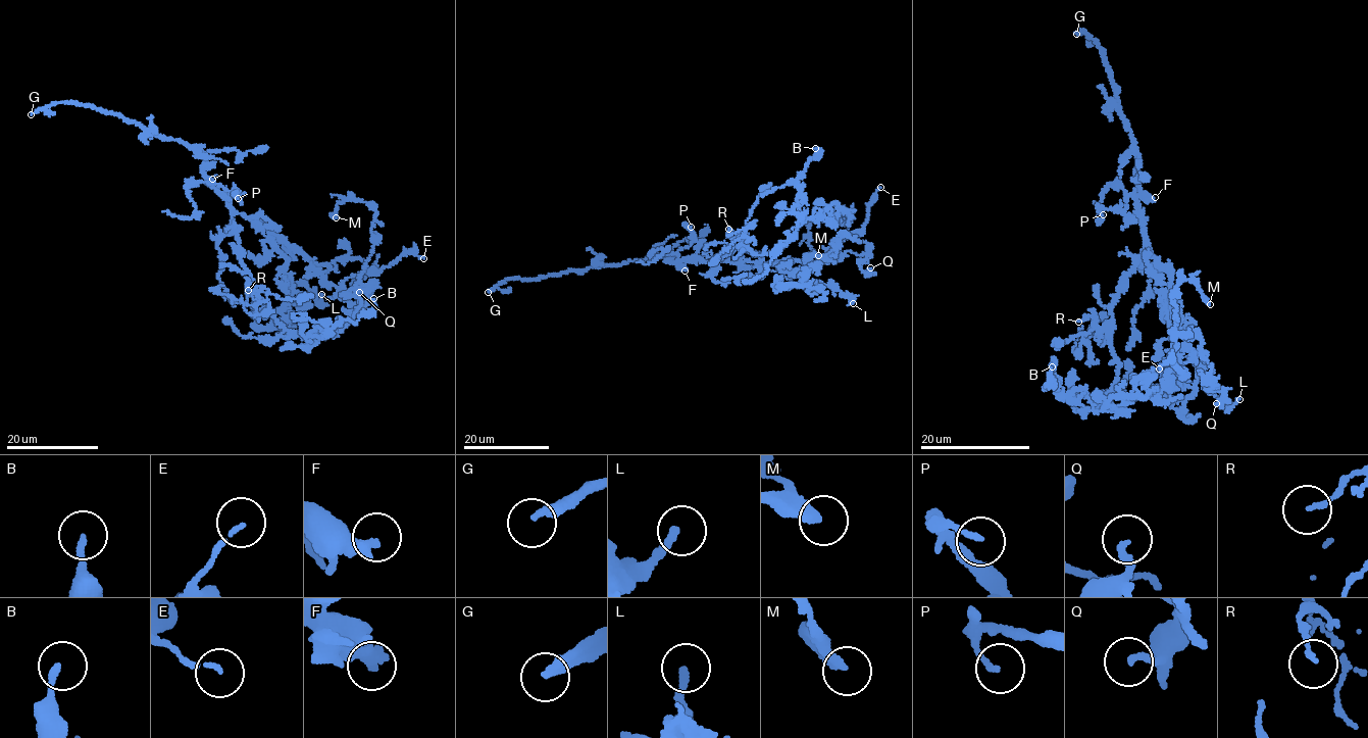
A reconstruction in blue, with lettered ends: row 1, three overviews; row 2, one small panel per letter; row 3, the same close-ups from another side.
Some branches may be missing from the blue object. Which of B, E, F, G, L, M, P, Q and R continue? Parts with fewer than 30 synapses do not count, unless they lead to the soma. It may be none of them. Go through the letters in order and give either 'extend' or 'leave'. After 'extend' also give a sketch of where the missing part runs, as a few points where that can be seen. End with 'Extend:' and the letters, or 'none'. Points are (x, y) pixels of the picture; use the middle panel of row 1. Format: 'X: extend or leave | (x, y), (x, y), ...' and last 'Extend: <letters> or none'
B: leave
E: leave
F: leave
G: extend
L: leave
M: leave
P: leave
Q: leave
R: leave
Extend: G

